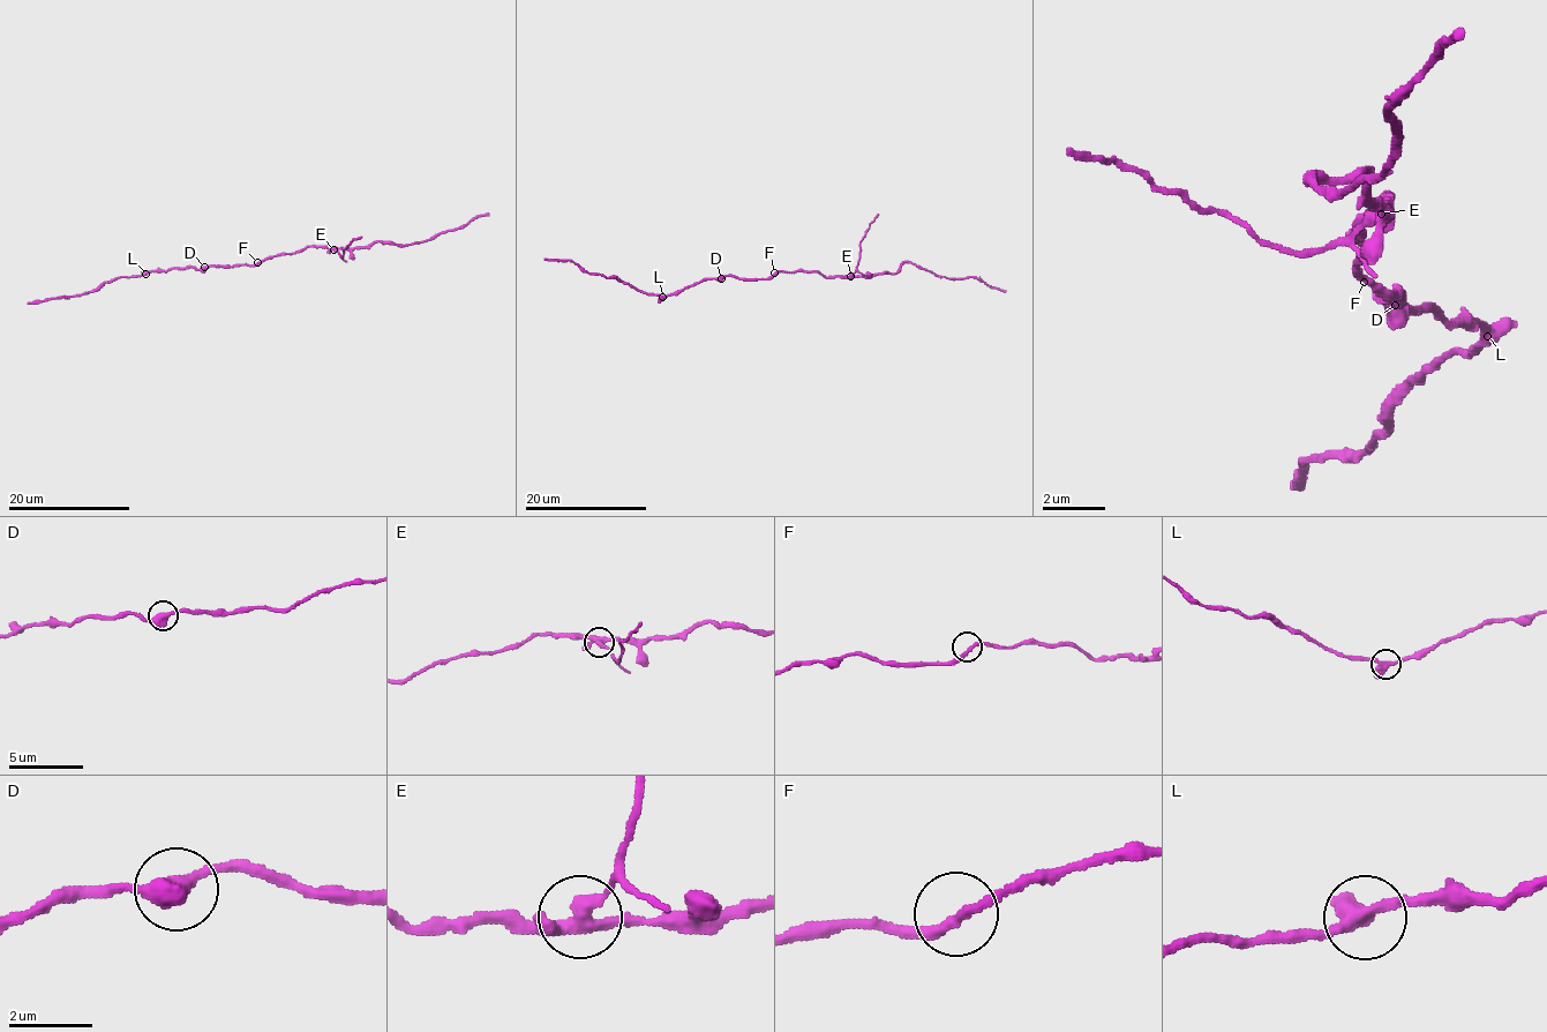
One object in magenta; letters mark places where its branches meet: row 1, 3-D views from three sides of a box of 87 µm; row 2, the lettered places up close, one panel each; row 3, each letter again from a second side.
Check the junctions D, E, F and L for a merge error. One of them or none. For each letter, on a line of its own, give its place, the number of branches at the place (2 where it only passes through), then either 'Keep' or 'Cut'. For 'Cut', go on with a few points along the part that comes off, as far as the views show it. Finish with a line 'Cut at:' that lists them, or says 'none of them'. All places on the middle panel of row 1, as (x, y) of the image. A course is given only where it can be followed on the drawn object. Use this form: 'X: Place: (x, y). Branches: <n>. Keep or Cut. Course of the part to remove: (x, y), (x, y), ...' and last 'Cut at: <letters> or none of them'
D: Place: (721, 278). Branches: 2. Keep
E: Place: (850, 276). Branches: 4. Cut. Course of the part to remove: (850, 275), (856, 268), (860, 241), (878, 214)
F: Place: (774, 273). Branches: 2. Keep
L: Place: (662, 297). Branches: 2. Keep
Cut at: E

